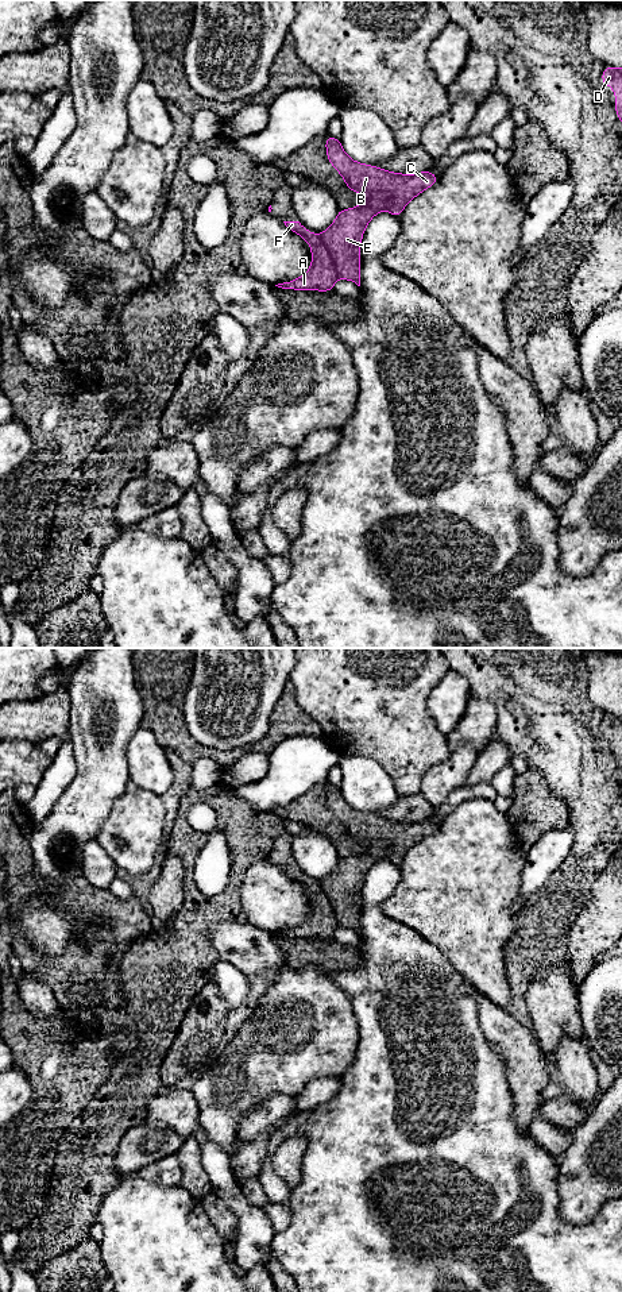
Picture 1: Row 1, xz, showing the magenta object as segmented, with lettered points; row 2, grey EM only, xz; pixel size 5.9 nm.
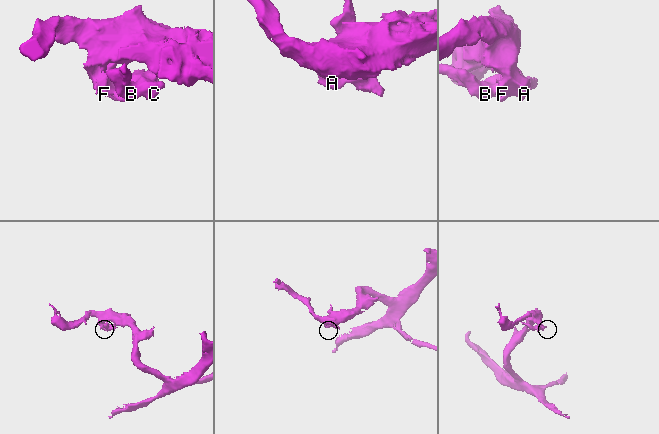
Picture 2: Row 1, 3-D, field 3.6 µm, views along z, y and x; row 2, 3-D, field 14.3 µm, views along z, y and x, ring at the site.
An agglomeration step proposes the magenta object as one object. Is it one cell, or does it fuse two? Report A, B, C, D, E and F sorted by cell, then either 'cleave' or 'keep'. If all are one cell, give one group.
A D F / B C E; cleave

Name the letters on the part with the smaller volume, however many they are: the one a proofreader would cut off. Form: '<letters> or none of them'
B, C, E

